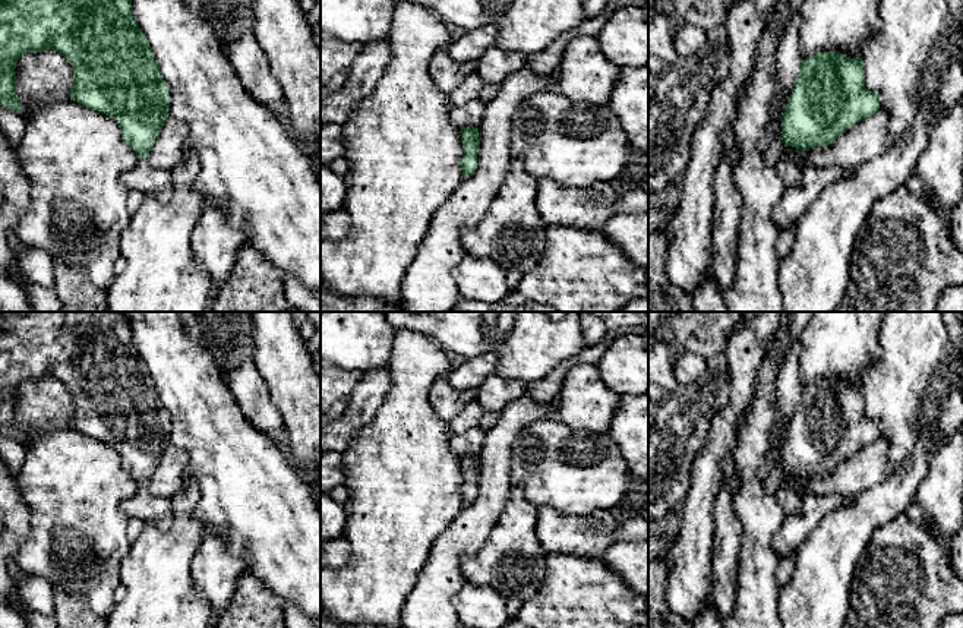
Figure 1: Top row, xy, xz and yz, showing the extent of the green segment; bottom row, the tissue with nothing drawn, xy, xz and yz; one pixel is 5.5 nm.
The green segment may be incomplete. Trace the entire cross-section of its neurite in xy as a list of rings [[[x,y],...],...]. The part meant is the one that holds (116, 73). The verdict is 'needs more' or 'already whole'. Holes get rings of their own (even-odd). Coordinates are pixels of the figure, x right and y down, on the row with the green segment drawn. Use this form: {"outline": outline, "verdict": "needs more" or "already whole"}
{"outline": [[[0,0],[0,105],[22,114],[16,63],[26,53],[44,50],[59,51],[72,64],[72,101],[117,120],[123,141],[138,155],[136,165],[123,174],[123,184],[167,203],[171,173],[154,168],[146,157],[168,119],[170,88],[135,20],[132,0]]], "verdict": "needs more"}

